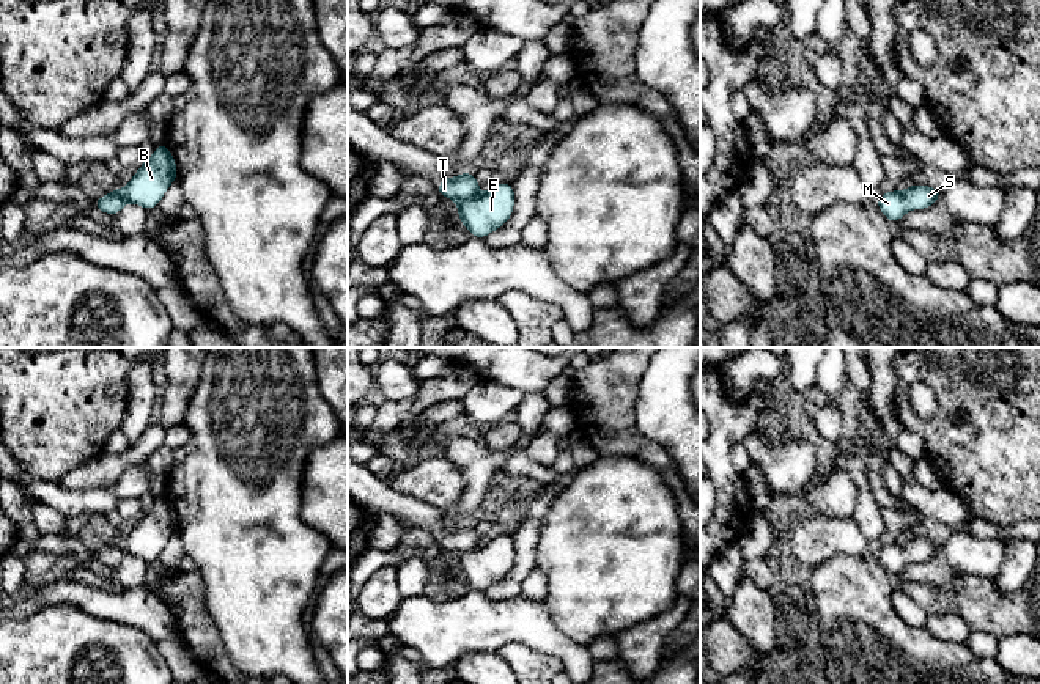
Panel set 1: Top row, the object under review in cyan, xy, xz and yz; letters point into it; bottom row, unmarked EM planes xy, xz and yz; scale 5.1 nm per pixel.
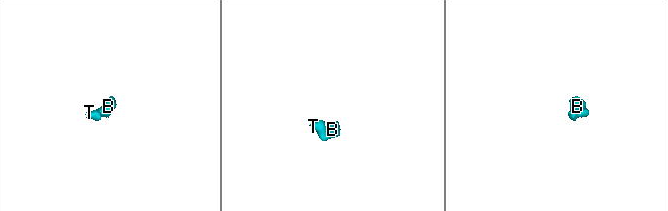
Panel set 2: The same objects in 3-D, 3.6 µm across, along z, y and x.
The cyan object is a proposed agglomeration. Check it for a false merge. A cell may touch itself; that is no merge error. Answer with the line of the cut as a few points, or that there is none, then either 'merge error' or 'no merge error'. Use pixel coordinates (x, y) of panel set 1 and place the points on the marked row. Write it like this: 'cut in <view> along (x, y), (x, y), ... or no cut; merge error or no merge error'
no cut; no merge error

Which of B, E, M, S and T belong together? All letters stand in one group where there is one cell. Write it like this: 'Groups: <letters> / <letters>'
Groups: B E M S T

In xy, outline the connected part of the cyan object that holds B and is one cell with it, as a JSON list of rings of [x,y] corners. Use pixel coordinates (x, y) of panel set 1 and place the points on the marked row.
[[[159,145],[153,156],[142,162],[126,187],[93,200],[94,208],[109,215],[116,215],[126,203],[134,203],[146,211],[157,208],[167,189],[176,181],[178,168],[168,146]]]

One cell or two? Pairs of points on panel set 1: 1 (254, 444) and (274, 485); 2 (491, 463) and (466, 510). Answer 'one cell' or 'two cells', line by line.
1: one cell
2: one cell

